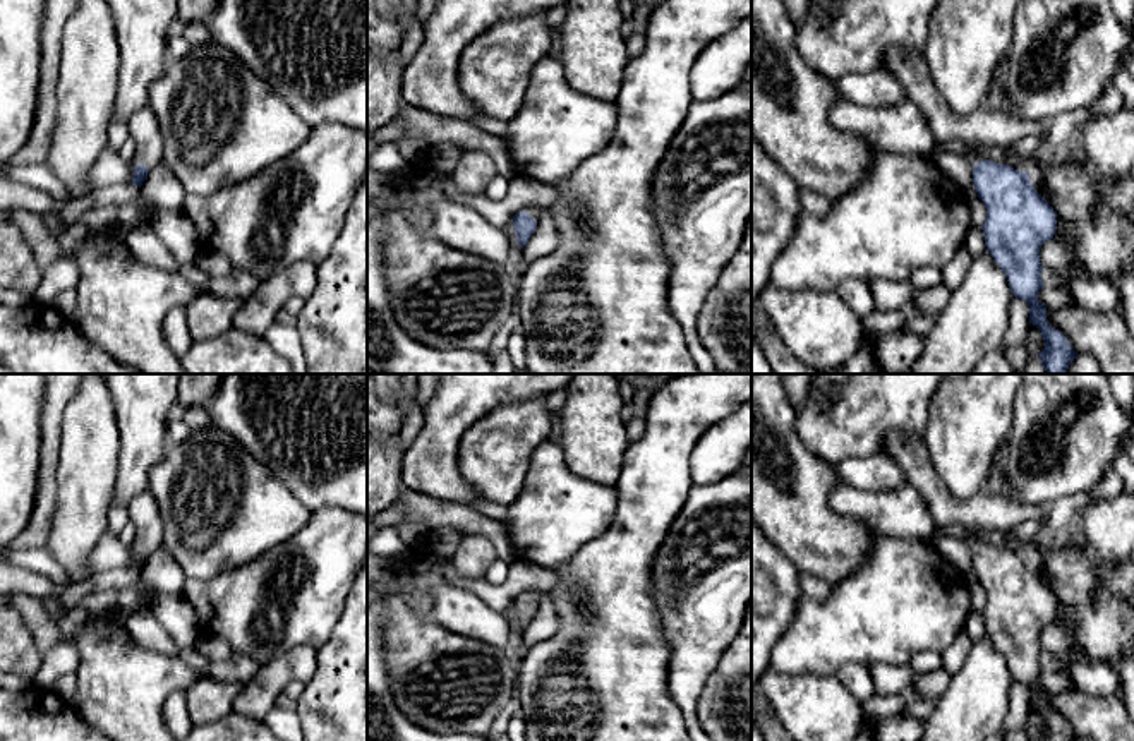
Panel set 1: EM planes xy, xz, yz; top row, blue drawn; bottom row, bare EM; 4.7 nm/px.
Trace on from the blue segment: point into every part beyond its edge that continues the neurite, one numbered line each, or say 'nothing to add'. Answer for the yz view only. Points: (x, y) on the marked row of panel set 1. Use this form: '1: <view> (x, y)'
1: yz (980, 127)

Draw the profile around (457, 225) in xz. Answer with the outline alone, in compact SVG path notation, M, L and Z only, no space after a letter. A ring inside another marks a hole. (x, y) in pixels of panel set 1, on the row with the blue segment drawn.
M444 197L432 208L432 216L431 233L436 240L489 262L506 262L510 240L504 228L491 225L475 209Z

